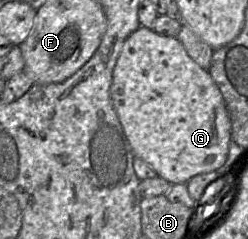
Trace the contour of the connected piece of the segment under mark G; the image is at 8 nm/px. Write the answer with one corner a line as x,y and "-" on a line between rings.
140,26
125,40
116,61
110,94
124,134
136,157
149,164
171,184
187,183
192,177
224,165
231,141
231,121
223,96
210,76
189,57
176,37
159,35

